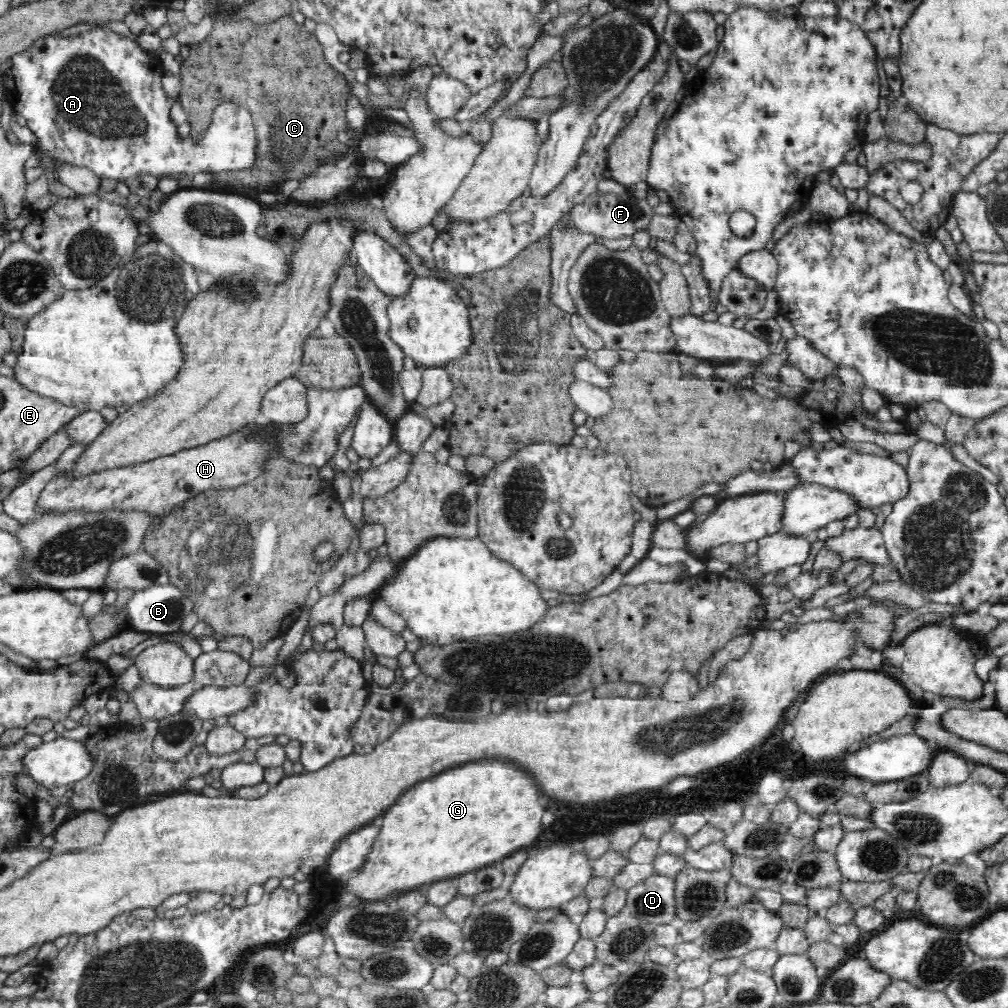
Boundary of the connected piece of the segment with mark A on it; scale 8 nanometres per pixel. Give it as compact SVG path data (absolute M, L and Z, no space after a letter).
M96 28L94 30L88 30L88 32L84 32L84 34L68 38L56 37L50 34L43 37L37 44L28 45L24 50L17 52L12 56L11 71L5 82L7 99L13 110L20 114L22 118L26 118L28 128L34 132L38 143L44 148L44 154L42 154L42 158L39 159L38 166L34 167L33 170L25 170L25 180L27 182L33 181L42 173L47 174L50 172L48 168L52 168L55 173L55 168L53 168L53 164L51 164L54 159L56 159L56 161L66 161L74 165L88 167L101 179L109 178L118 182L124 182L128 177L142 173L150 174L157 178L165 178L170 176L170 174L186 174L194 176L194 174L201 172L244 170L254 165L256 156L256 135L252 115L251 112L248 111L248 108L244 107L244 105L236 104L235 101L223 101L213 110L213 119L211 120L210 128L207 130L202 140L194 141L191 137L179 138L176 130L177 126L169 117L169 112L173 105L173 98L164 91L162 86L160 86L160 78L163 77L163 74L164 69L157 54L144 51L139 45L136 46L132 40L128 40L126 36L116 34L109 28Z

